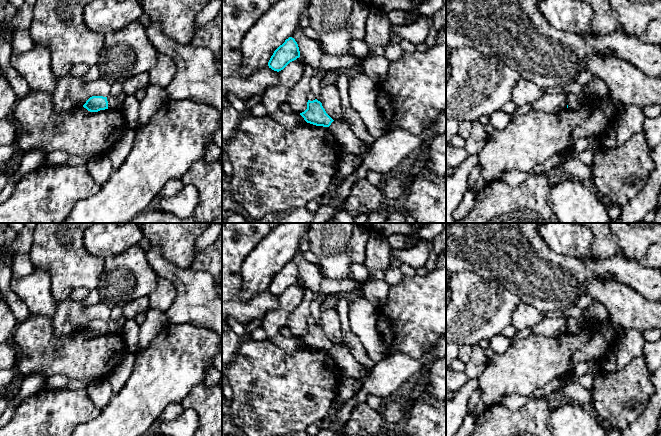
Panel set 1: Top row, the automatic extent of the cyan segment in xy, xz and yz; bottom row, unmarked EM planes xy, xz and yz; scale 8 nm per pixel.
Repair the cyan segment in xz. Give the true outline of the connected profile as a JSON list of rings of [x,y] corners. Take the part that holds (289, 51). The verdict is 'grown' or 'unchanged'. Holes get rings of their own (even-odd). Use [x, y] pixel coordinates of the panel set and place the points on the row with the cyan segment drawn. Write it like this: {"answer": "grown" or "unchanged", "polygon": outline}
{"answer": "unchanged", "polygon": [[[289,37],[271,56],[268,66],[274,71],[283,70],[290,62],[300,57],[300,51],[294,38]]]}

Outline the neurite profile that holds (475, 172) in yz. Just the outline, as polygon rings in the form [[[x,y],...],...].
[[[478,163],[470,172],[469,174],[469,184],[468,189],[472,189],[476,182],[478,181],[478,178],[481,173],[481,165]]]

